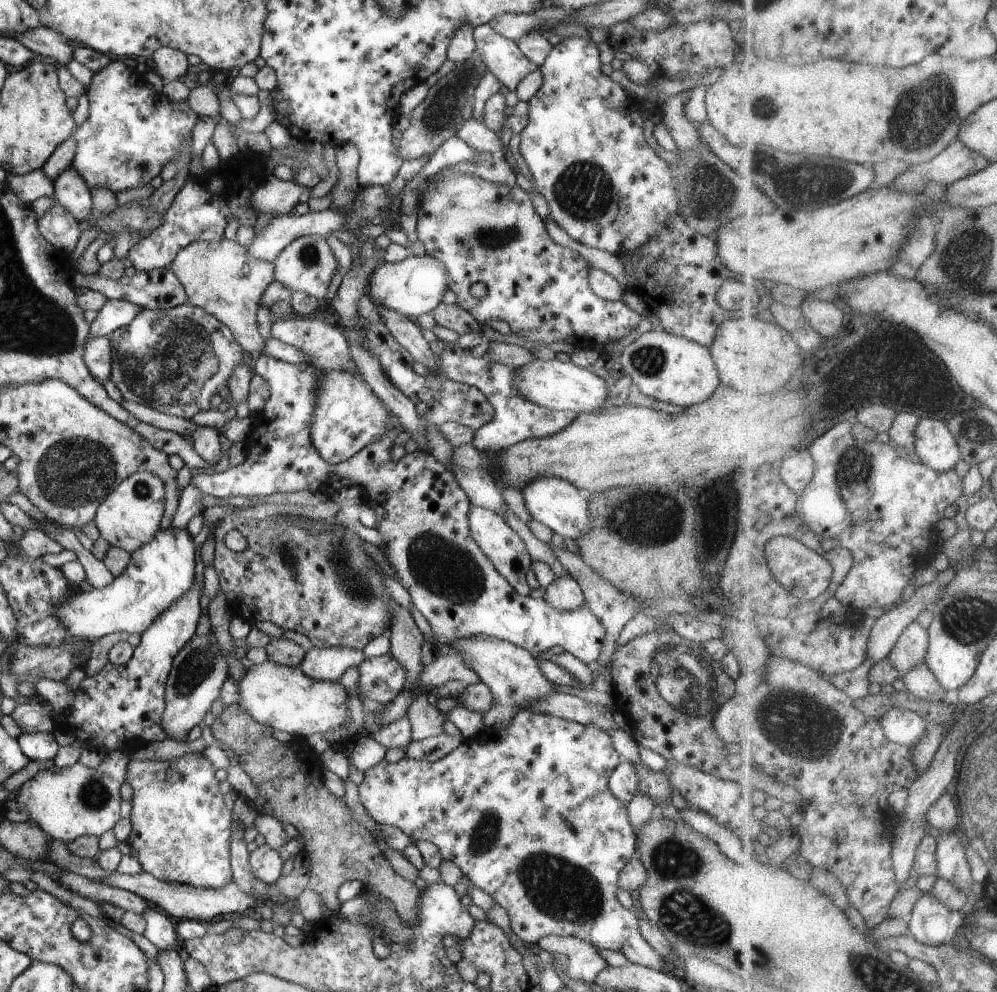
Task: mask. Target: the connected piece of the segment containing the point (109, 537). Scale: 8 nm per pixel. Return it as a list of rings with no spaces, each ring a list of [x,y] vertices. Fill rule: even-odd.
[[[134,472],[132,476],[128,476],[101,501],[100,508],[93,518],[102,538],[105,538],[111,546],[129,553],[148,544],[152,536],[156,536],[156,532],[161,530],[160,520],[163,517],[164,498],[166,498],[164,494],[166,494],[164,482],[156,474]]]

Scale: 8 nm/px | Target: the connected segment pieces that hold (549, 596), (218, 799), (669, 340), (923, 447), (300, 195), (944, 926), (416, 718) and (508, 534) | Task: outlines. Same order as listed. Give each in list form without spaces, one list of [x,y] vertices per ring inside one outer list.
[[[568,573],[560,578],[556,577],[556,580],[545,589],[546,593],[542,599],[550,608],[562,612],[574,612],[580,606],[584,606],[585,598],[580,583]]]
[[[205,752],[188,753],[180,758],[175,758],[172,762],[168,762],[168,760],[132,760],[128,763],[126,782],[132,787],[132,809],[130,815],[132,829],[127,841],[135,848],[134,855],[138,857],[143,871],[152,874],[154,878],[164,880],[164,882],[172,882],[172,884],[186,884],[194,888],[219,889],[222,888],[222,886],[226,886],[226,884],[233,879],[230,864],[231,852],[229,848],[231,843],[230,824],[232,824],[232,820],[234,820],[236,816],[226,807],[226,804],[224,804],[225,794],[222,794],[220,781],[216,779],[217,769],[210,763],[210,760],[206,758],[206,755]]]
[[[658,327],[639,335],[619,356],[627,374],[642,394],[664,403],[688,408],[708,400],[720,383],[709,347]]]
[[[922,419],[917,436],[917,453],[930,468],[950,472],[960,460],[965,460],[959,438],[952,432],[948,421]]]
[[[271,174],[252,192],[252,208],[257,215],[262,212],[288,215],[290,210],[307,202],[311,191],[312,188],[296,180],[282,181]]]
[[[931,890],[924,892],[908,923],[911,935],[920,942],[942,946],[952,944],[958,930],[968,920],[968,915],[962,914],[961,910],[952,910],[948,904],[940,902]]]
[[[422,692],[414,694],[407,717],[410,720],[411,739],[414,741],[444,733],[446,716],[431,705],[426,694]]]
[[[472,505],[470,507],[468,524],[472,538],[494,564],[494,568],[500,573],[500,576],[503,576],[519,595],[528,596],[531,590],[528,587],[526,575],[532,561],[524,540],[512,530],[503,516],[488,510],[488,508],[482,508],[482,506]]]

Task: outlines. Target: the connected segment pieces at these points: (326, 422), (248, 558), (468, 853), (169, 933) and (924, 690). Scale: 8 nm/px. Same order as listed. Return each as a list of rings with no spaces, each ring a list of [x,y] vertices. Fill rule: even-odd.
[[[292,318],[272,323],[272,338],[300,348],[312,358],[311,366],[326,372],[326,384],[320,386],[312,410],[310,434],[312,446],[330,464],[338,464],[360,452],[366,444],[388,432],[391,410],[372,392],[364,377],[358,372],[342,329],[326,324],[321,318]]]
[[[226,504],[226,508],[228,508],[228,516],[220,519],[215,526],[213,568],[220,580],[220,590],[224,592],[224,596],[228,598],[228,602],[234,610],[237,620],[251,624],[271,622],[283,628],[285,631],[295,630],[296,632],[300,632],[300,634],[304,634],[304,636],[312,642],[313,646],[320,648],[320,650],[322,650],[322,648],[327,649],[332,647],[358,649],[362,648],[373,638],[376,638],[376,636],[380,636],[380,634],[387,635],[388,630],[392,628],[392,624],[394,624],[394,620],[392,620],[392,610],[390,610],[390,606],[388,606],[391,596],[386,592],[386,588],[384,588],[384,584],[382,584],[382,574],[378,574],[378,570],[374,568],[375,563],[366,553],[366,550],[362,548],[362,539],[356,532],[352,532],[350,528],[346,528],[346,526],[342,526],[342,524],[338,524],[338,522],[334,522],[331,519],[311,522],[309,526],[313,529],[307,530],[306,528],[300,528],[300,526],[290,526],[290,524],[286,524],[286,522],[284,522],[284,524],[282,524],[282,522],[276,522],[276,520],[272,520],[272,517],[266,517],[265,519],[248,519],[246,516],[242,516],[242,514],[240,514],[240,516],[236,514],[236,507]],[[230,530],[238,530],[238,532],[246,538],[247,548],[244,551],[235,552],[226,546],[224,536],[226,536]]]
[[[519,709],[512,722],[504,730],[486,729],[479,736],[474,736],[468,740],[463,739],[458,748],[438,761],[415,760],[407,756],[396,763],[388,763],[382,759],[376,766],[372,766],[372,768],[363,772],[364,780],[358,785],[358,790],[366,812],[378,824],[400,828],[413,841],[424,840],[424,842],[434,844],[440,850],[444,860],[454,862],[474,886],[486,892],[496,903],[500,904],[510,916],[512,932],[520,940],[536,947],[538,940],[545,936],[574,937],[590,942],[598,949],[608,948],[622,952],[630,963],[670,973],[674,963],[662,958],[644,940],[635,910],[633,908],[626,909],[616,899],[620,870],[624,868],[625,864],[628,864],[630,859],[636,856],[635,848],[637,847],[635,830],[630,824],[630,818],[628,818],[627,804],[620,802],[608,788],[610,773],[618,766],[618,763],[622,762],[620,758],[614,744],[612,744],[610,735],[596,726],[583,725],[552,715],[532,714],[528,710]]]
[[[151,907],[148,912],[142,914],[146,922],[144,936],[157,946],[159,950],[175,948],[178,944],[176,936],[176,926],[172,924],[171,918],[155,907]]]
[[[928,663],[914,664],[912,672],[903,674],[901,678],[908,690],[921,696],[924,700],[945,704],[944,701],[948,698],[948,689],[942,686],[936,673]]]

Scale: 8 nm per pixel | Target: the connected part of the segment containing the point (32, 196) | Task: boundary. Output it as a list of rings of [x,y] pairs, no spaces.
[[[43,169],[29,172],[25,175],[8,174],[6,176],[10,190],[18,196],[18,200],[22,202],[34,203],[38,198],[46,196],[46,198],[54,198],[54,183]]]

